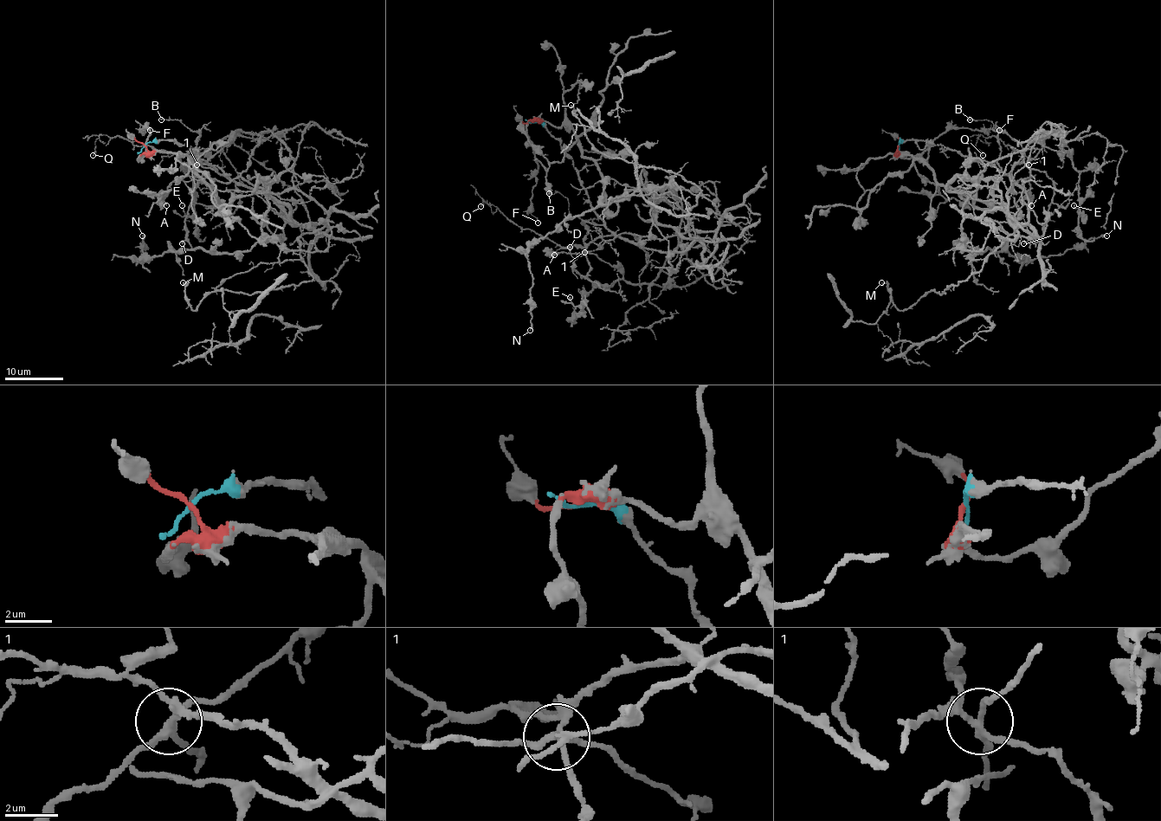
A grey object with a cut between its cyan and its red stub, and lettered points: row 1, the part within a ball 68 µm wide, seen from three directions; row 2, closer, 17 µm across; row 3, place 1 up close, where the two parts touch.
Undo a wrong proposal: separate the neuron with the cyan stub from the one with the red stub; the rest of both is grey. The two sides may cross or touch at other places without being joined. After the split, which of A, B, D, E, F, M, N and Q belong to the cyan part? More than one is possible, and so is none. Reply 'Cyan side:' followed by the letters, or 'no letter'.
Cyan side: B, D, Q

